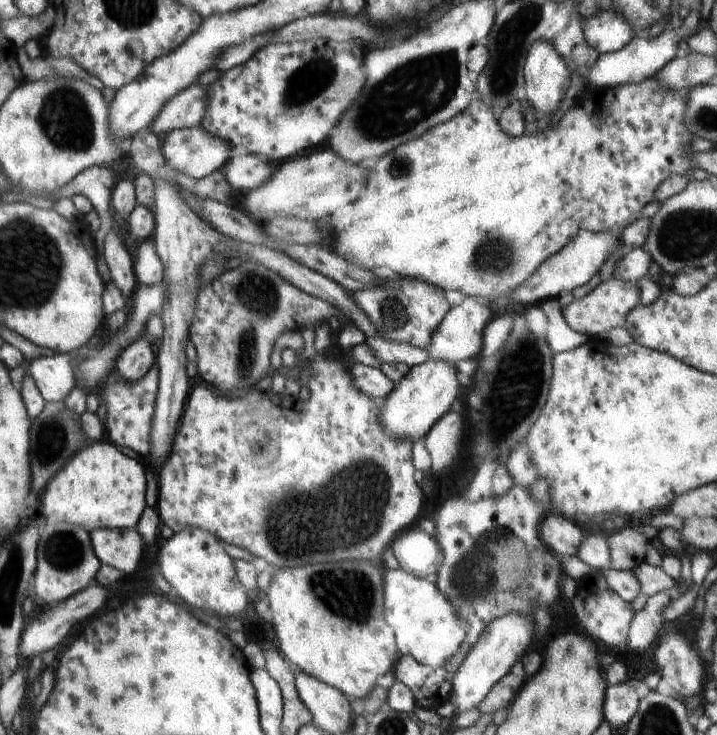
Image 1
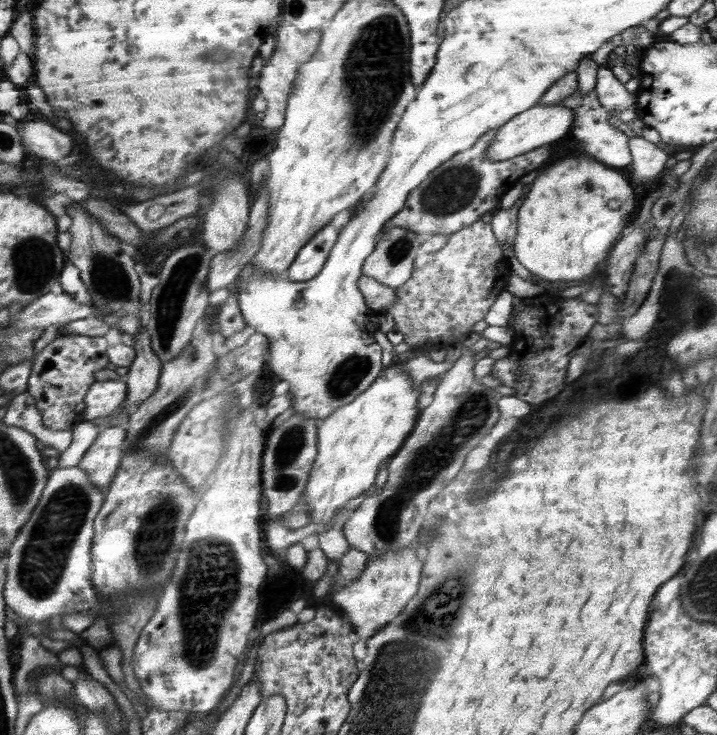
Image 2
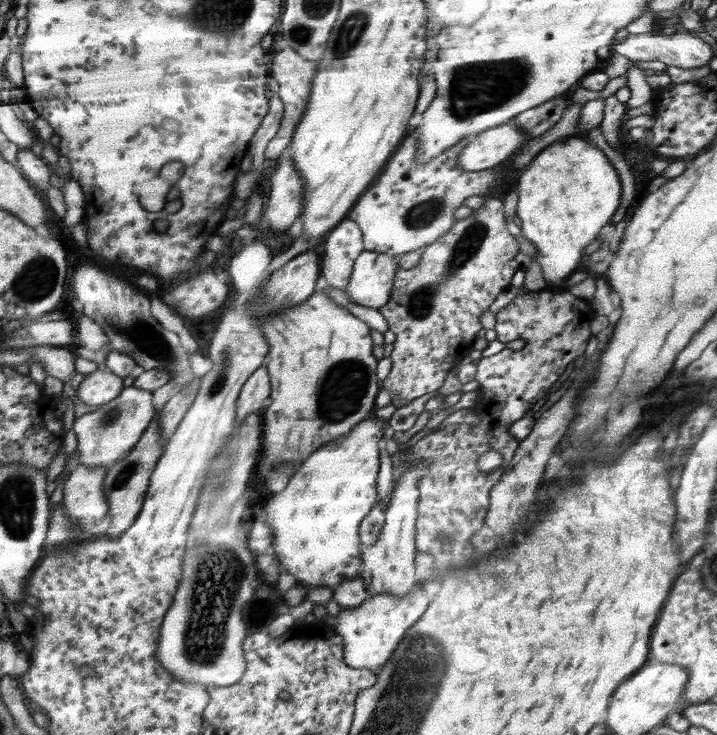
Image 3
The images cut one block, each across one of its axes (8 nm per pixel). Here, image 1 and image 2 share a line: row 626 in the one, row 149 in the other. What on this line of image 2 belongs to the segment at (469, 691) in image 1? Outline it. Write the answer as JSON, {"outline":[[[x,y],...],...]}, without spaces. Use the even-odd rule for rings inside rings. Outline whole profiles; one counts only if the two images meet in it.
{"outline":[[[536,104],[532,108],[513,116],[496,131],[494,140],[486,149],[485,157],[492,162],[502,162],[534,150],[538,146],[544,146],[548,142],[554,142],[554,140],[558,140],[568,133],[568,129],[573,126],[574,120],[575,112],[564,104],[553,104],[552,106]]]}

